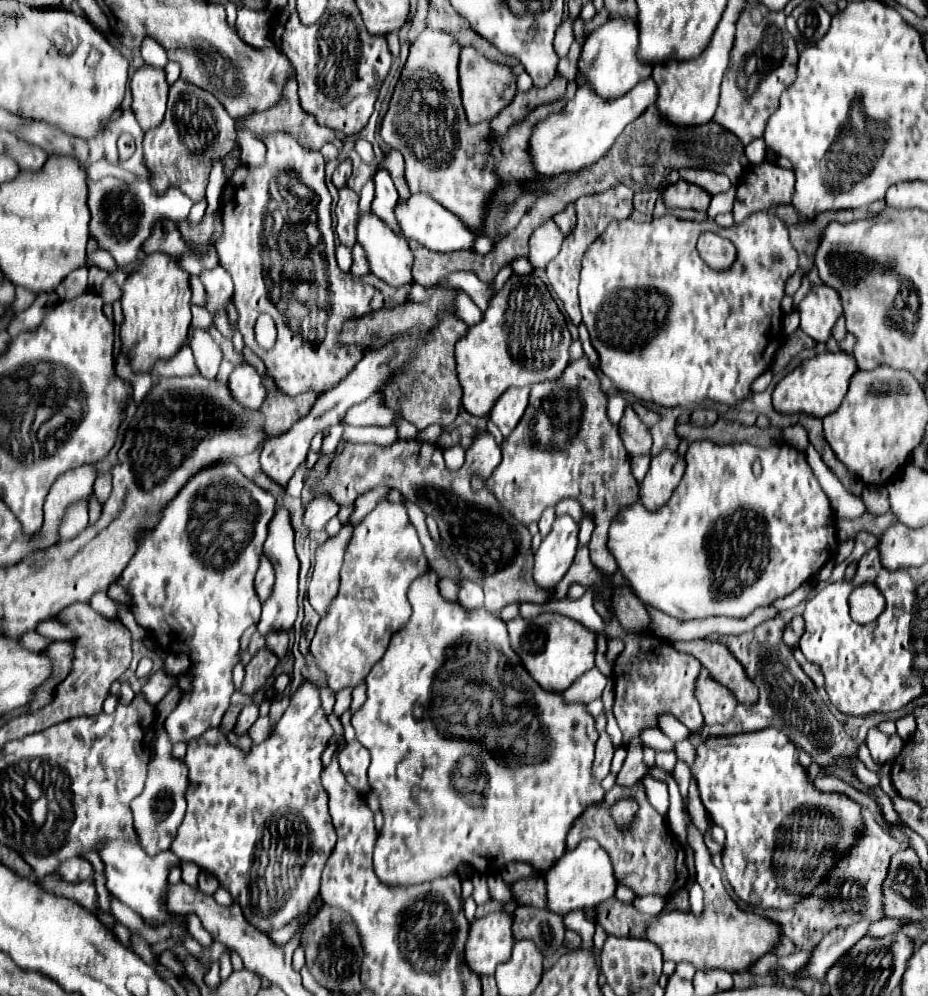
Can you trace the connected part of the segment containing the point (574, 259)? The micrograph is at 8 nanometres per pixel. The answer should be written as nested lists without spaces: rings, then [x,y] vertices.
[[[618,185],[618,187],[612,187],[608,191],[602,191],[602,193],[596,193],[596,195],[586,195],[586,197],[580,197],[576,201],[576,209],[578,209],[578,223],[576,227],[570,231],[570,235],[566,235],[564,243],[562,243],[562,251],[558,253],[558,257],[554,261],[548,263],[546,267],[546,273],[548,273],[548,279],[552,283],[552,289],[556,291],[556,295],[560,297],[562,305],[564,305],[564,311],[566,315],[570,317],[570,321],[578,327],[580,325],[580,305],[578,305],[578,275],[580,275],[580,261],[582,261],[582,255],[586,253],[586,249],[598,239],[598,235],[604,233],[606,225],[610,221],[622,221],[622,219],[628,219],[630,213],[632,213],[632,195],[634,191],[628,189],[626,185]]]

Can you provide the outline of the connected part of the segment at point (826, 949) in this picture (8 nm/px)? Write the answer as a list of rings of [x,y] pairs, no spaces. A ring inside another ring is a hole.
[[[860,921],[850,927],[832,929],[814,949],[812,961],[804,969],[804,975],[814,975],[814,977],[822,979],[824,973],[830,969],[830,965],[834,965],[834,961],[838,961],[838,957],[842,957],[842,953],[846,953],[846,949],[850,949],[850,945],[854,945],[868,933],[868,927],[870,927],[870,921]]]

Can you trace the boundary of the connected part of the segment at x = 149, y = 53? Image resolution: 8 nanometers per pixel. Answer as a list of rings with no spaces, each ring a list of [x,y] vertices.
[[[146,37],[146,39],[142,41],[140,53],[142,53],[144,63],[148,63],[148,65],[154,65],[154,67],[162,67],[162,69],[164,69],[166,63],[168,63],[166,51],[158,45],[158,41],[154,41],[154,39],[150,39],[150,37]]]

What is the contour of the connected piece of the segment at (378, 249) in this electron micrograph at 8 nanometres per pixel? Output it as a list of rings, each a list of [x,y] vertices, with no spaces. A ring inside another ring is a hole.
[[[368,213],[360,215],[358,225],[356,225],[356,231],[358,231],[358,243],[366,251],[366,257],[368,257],[368,263],[370,263],[370,271],[378,279],[386,281],[392,287],[402,287],[402,285],[412,283],[412,263],[414,263],[414,255],[412,255],[406,239],[394,235],[392,229],[382,219],[378,219],[376,215],[368,215]]]

